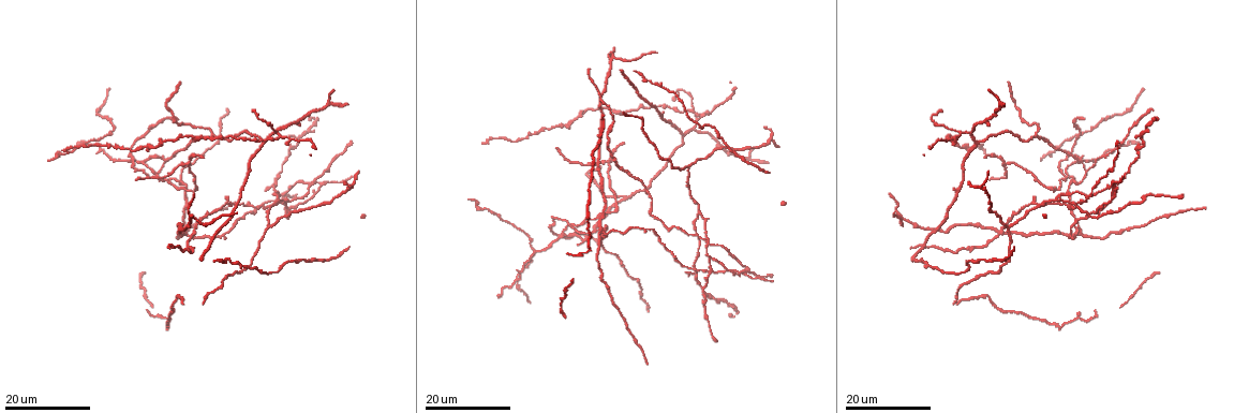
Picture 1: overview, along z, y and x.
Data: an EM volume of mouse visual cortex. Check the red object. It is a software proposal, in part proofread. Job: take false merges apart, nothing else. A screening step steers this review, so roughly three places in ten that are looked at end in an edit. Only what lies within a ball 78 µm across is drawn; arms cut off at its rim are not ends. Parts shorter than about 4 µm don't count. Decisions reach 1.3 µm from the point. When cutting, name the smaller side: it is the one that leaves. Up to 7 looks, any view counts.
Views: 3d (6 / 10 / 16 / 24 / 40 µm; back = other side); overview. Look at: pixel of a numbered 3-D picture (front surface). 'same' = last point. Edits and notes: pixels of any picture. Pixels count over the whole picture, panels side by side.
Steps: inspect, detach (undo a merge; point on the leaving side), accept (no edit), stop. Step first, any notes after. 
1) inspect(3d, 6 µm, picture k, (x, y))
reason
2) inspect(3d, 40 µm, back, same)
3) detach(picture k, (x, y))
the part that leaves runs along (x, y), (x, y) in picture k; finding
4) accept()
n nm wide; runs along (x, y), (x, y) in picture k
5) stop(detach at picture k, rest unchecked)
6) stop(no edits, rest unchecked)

inspect(3d, 16 µm, picture 1, (189, 163))
a fork

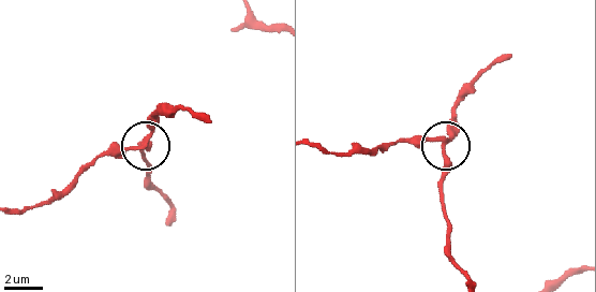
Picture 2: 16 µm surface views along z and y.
inspect(3d, 10 µm, picture 2, (145, 141))
zoom in

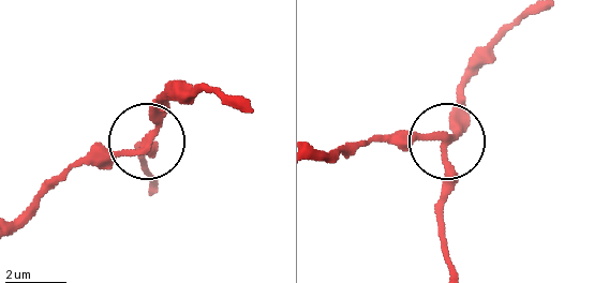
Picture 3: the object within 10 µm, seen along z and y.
accept()
3 arms; runs along (450, 268), (440, 198), (460, 93) in picture 3; one neuron here

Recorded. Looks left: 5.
inspect(3d, 24 µm, picture 1, (1034, 133))
a fork

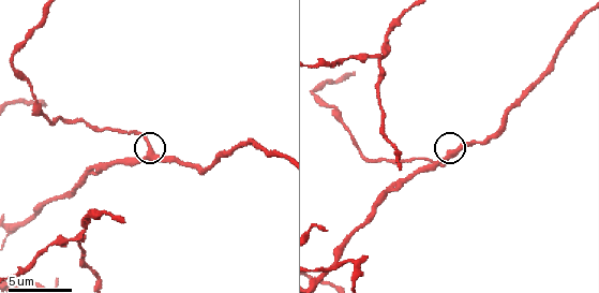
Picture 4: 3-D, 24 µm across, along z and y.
inspect(3d, 6 µm, picture 4, (152, 151))
closer look

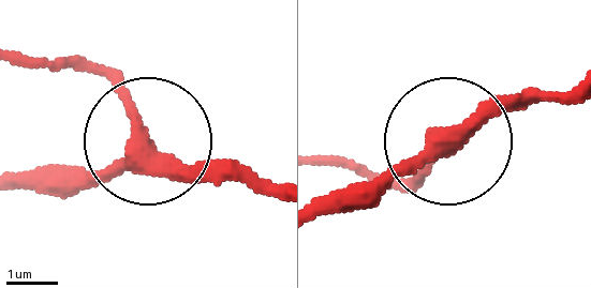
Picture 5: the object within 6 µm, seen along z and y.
inspect(3d, 6 µm, back, picture 5, (149, 145))

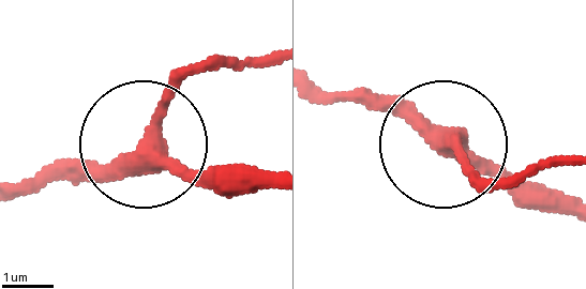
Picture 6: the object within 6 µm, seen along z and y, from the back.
accept()
side arm 25 µm; runs along (264, 188), (175, 171), (153, 150), (153, 124), (209, 65) in picture 6; continuous, no second neuron

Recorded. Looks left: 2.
inspect(3d, 24 µm, picture 1, (603, 238))
looks like a crossing

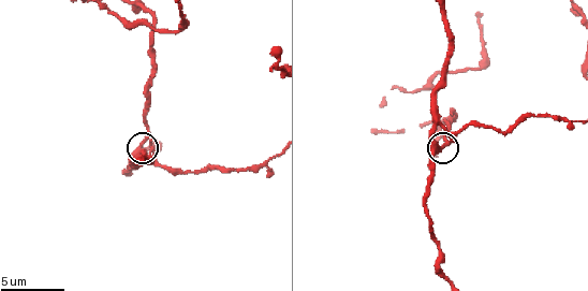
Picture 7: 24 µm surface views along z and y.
inspect(3d, 10 µm, picture 7, (142, 139))

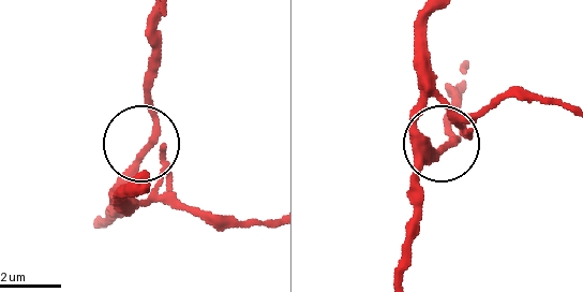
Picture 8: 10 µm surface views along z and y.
accept()
side arm 39 µm; runs along (573, 114), (550, 101), (504, 96), (415, 175) in picture 8; one neuron here

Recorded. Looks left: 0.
stop(no edits, rest unchecked)

